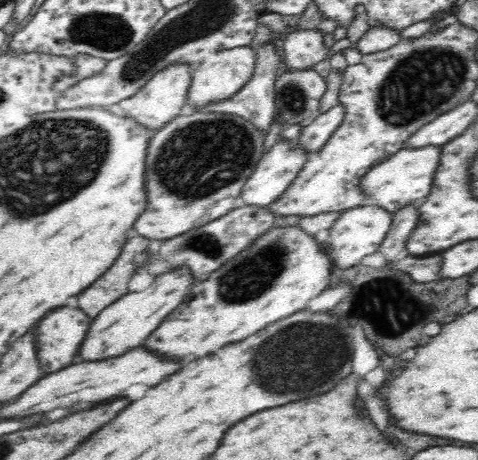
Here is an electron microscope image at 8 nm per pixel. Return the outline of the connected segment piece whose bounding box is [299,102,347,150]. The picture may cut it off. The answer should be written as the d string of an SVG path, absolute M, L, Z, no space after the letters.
M341 102L326 112L318 112L312 122L303 128L299 140L308 150L320 150L344 122L346 113L345 104Z

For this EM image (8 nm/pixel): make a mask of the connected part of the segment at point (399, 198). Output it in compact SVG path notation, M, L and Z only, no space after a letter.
M426 144L426 146L406 146L395 152L384 163L376 165L363 178L363 188L369 194L368 202L376 202L394 213L400 206L412 202L423 201L435 186L435 178L443 157L445 144Z

